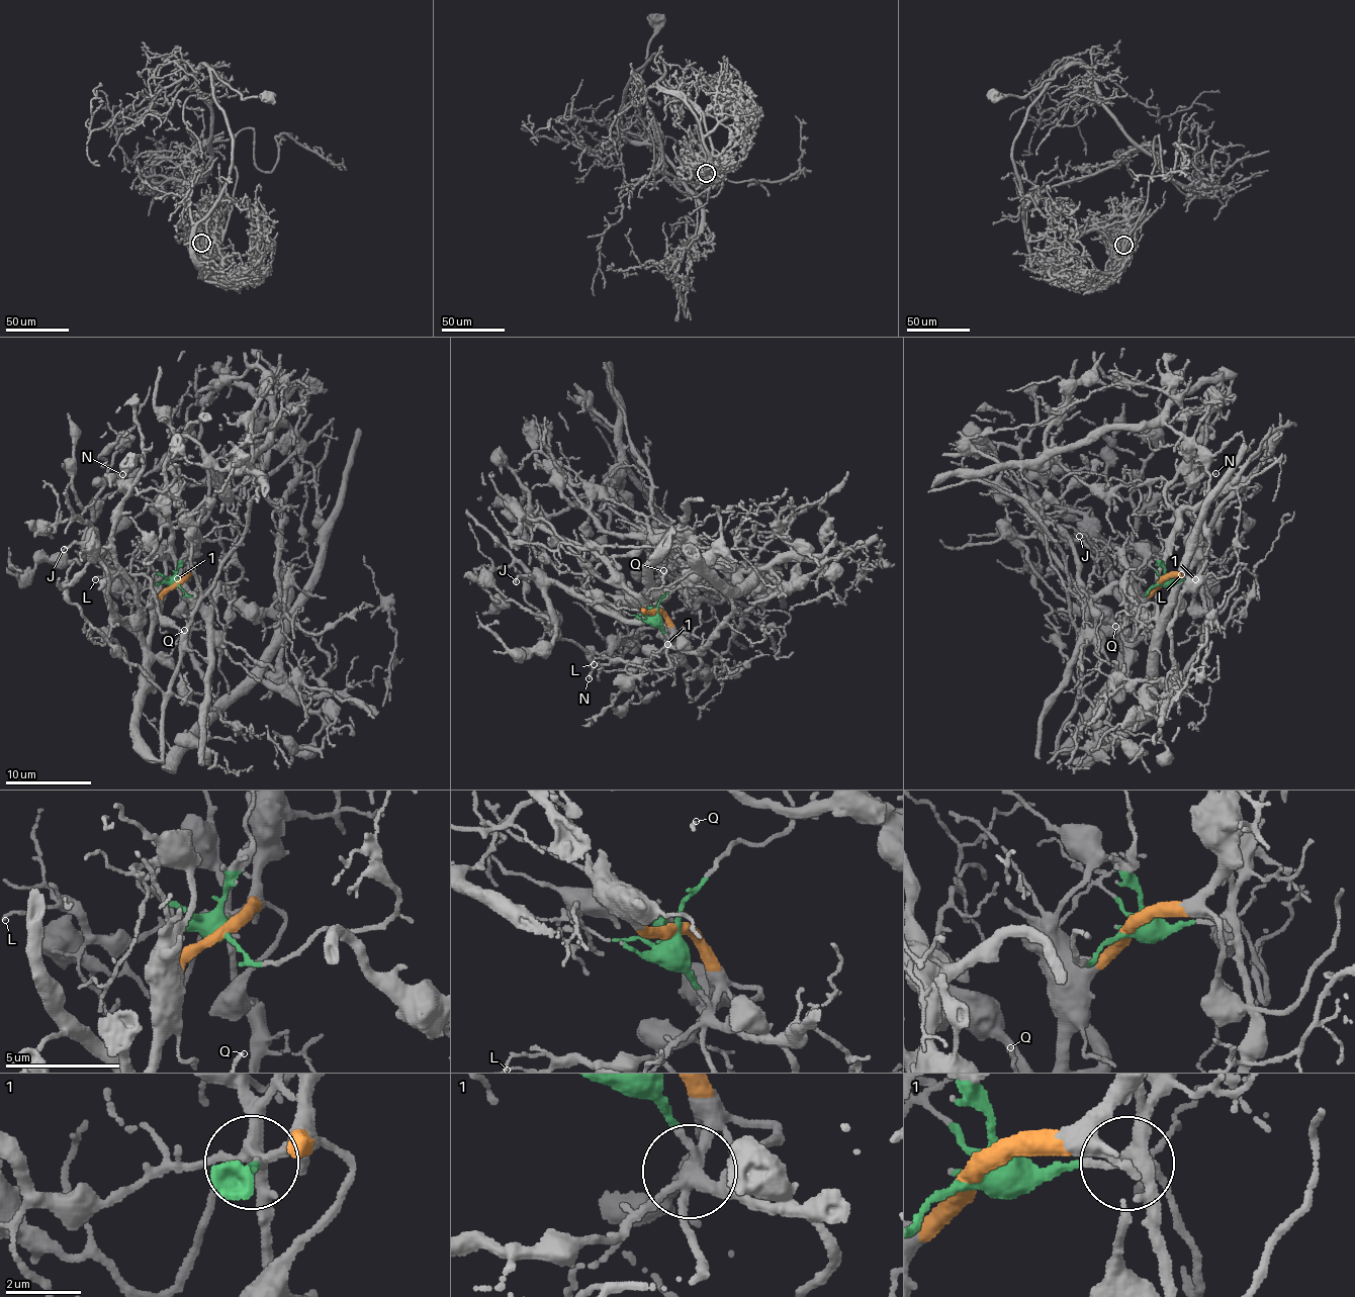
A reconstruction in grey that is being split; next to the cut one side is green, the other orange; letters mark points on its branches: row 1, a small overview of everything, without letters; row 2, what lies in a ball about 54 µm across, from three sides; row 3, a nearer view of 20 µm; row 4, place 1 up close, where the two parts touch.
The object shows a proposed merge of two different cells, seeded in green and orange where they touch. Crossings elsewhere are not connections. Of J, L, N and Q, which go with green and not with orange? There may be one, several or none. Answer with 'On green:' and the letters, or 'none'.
On green: L

